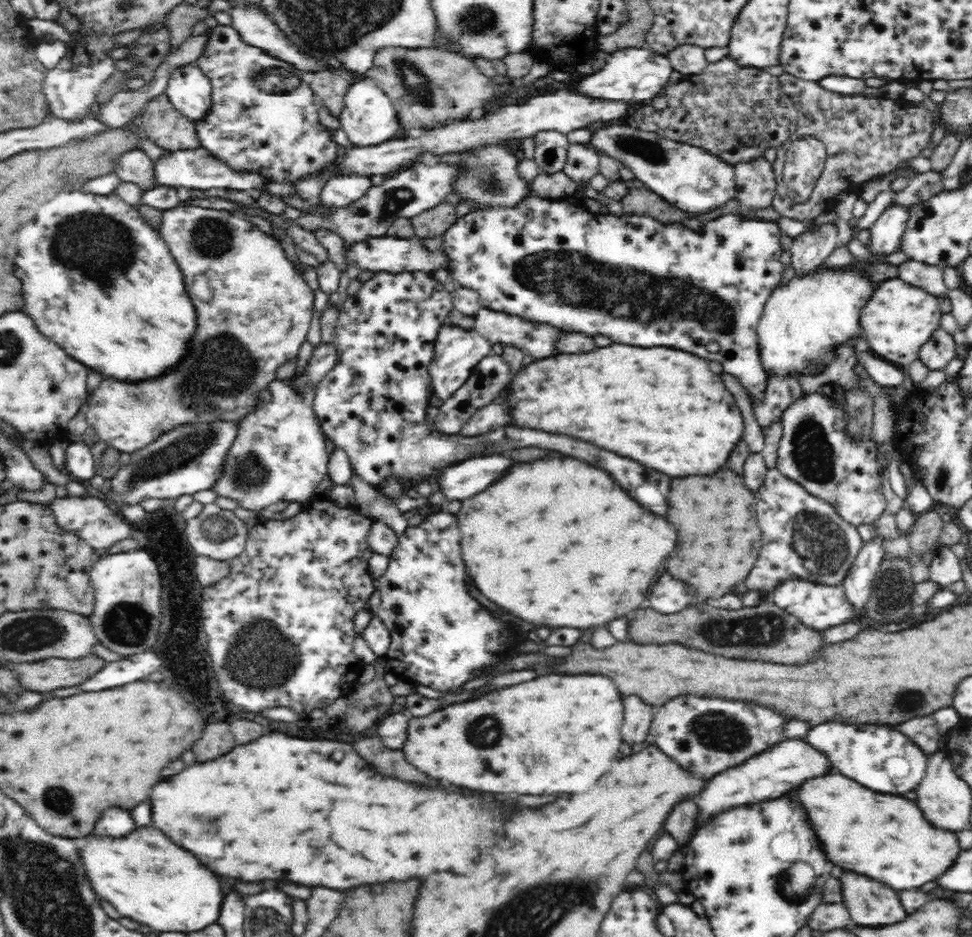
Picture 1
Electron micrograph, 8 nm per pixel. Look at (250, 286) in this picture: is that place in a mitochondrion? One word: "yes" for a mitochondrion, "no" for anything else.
no

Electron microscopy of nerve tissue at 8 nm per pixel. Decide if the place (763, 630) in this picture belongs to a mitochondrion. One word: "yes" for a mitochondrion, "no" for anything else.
yes

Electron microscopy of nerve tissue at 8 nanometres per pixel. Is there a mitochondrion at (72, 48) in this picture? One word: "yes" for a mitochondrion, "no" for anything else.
no

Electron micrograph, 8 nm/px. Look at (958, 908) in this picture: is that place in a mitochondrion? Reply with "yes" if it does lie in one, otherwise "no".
no

